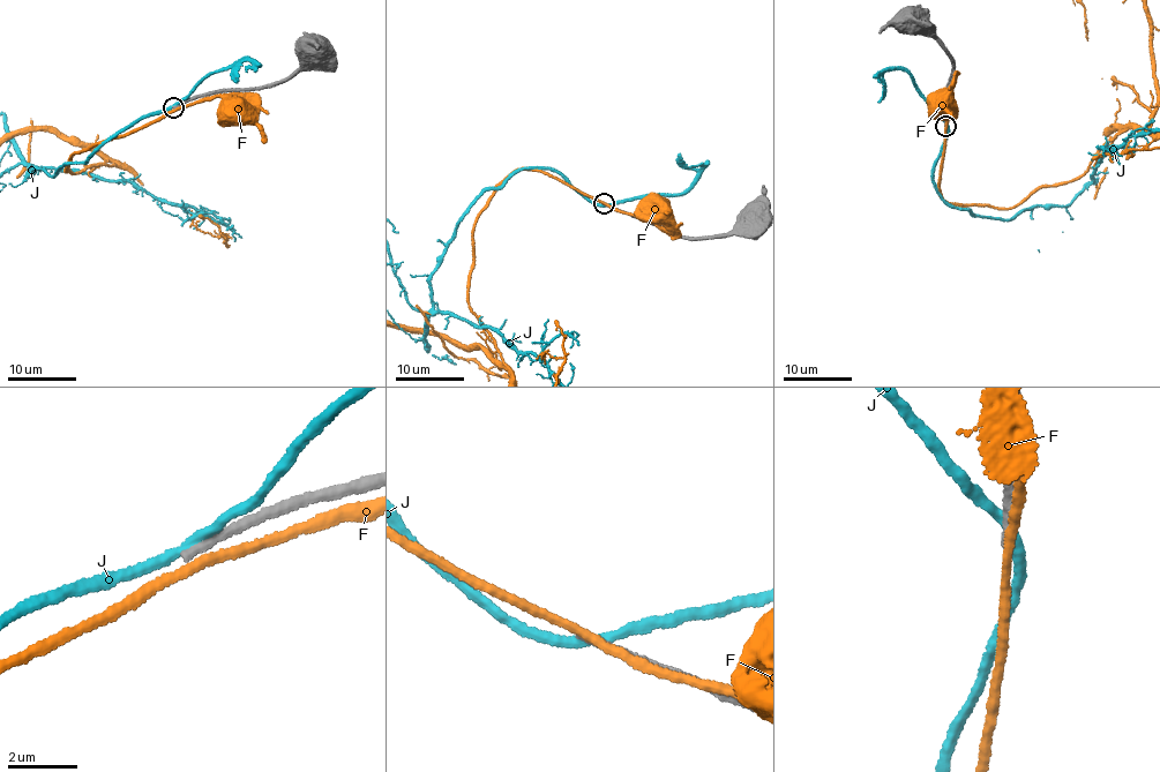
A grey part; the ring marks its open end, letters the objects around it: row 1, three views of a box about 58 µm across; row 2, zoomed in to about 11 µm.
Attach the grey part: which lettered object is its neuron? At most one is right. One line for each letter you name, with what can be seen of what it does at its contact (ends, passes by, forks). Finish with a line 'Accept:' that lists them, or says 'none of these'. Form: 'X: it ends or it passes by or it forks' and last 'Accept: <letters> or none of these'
Accept: none of these

